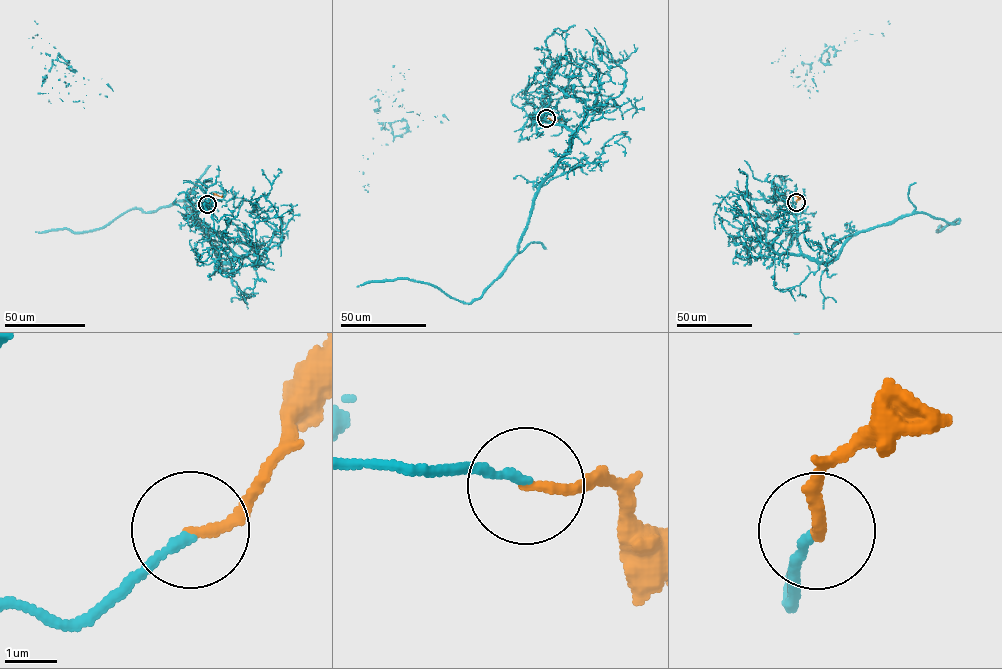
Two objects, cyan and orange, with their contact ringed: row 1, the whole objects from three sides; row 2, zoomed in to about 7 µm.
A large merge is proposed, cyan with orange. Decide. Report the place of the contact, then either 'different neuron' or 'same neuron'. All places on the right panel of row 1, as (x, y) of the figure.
at (796, 202); same neuron

